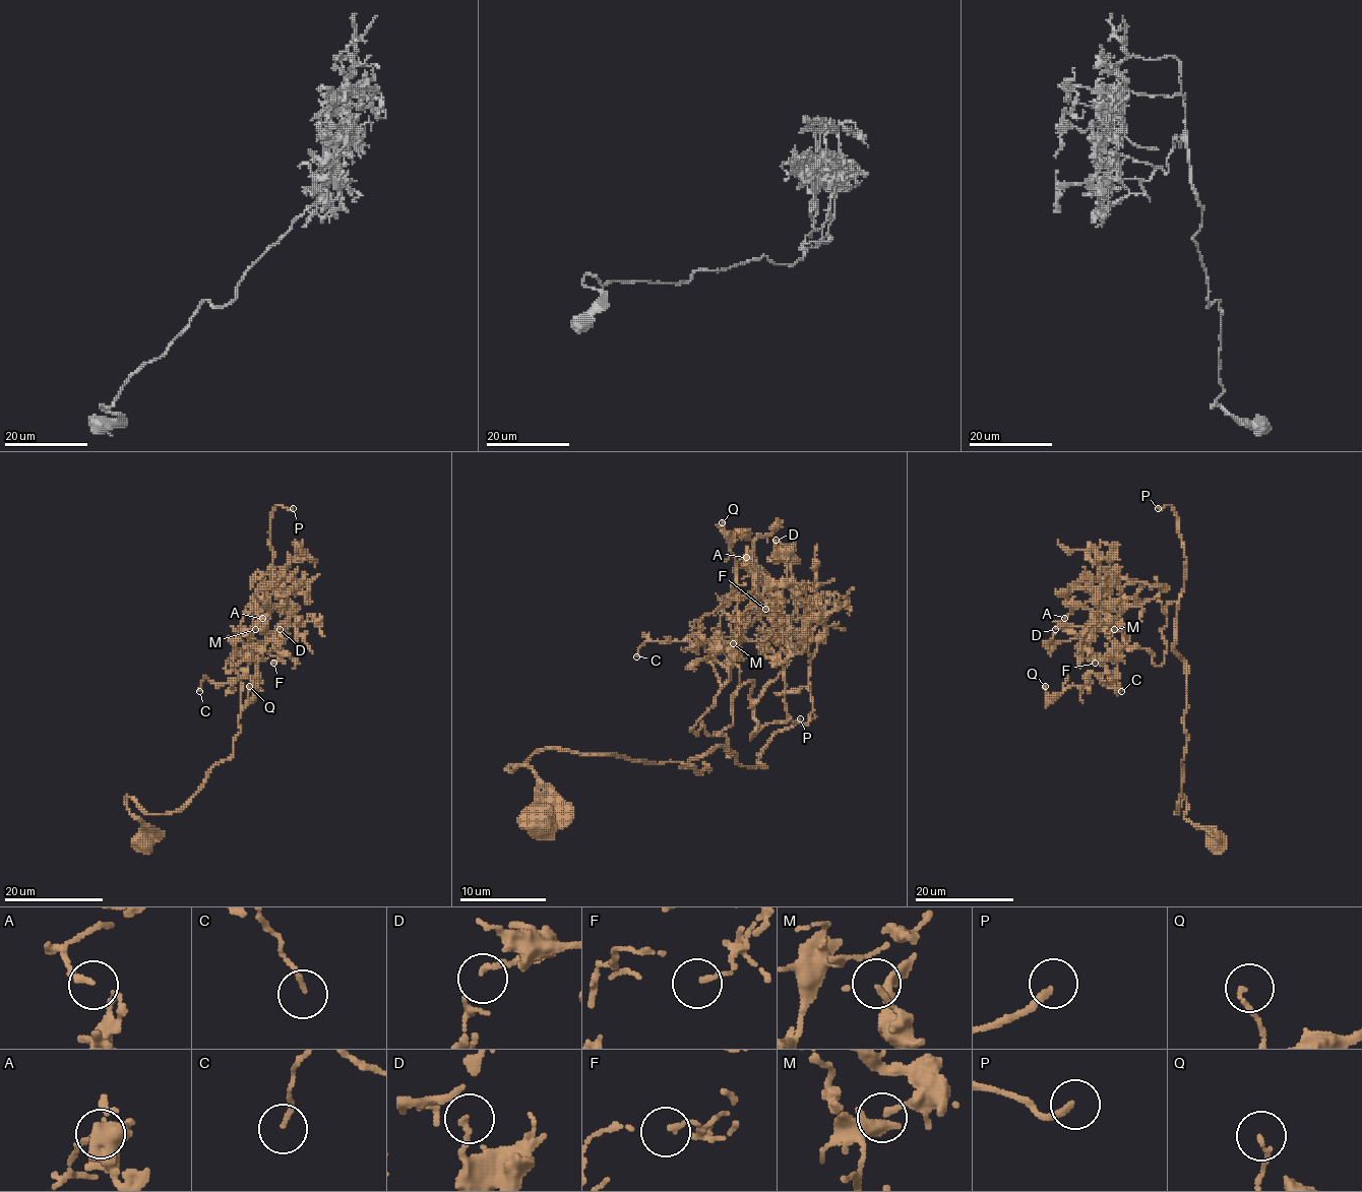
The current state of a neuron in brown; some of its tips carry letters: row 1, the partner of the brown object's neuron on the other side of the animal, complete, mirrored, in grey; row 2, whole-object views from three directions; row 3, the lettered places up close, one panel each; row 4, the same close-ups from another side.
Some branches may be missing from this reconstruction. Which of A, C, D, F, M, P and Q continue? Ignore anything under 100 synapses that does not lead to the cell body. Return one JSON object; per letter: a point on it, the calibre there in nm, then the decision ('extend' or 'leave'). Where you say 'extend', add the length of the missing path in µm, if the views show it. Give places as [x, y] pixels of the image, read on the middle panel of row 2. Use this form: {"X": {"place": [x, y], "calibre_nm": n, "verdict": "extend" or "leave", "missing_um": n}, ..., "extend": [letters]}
{"A": {"place": [746, 557], "calibre_nm": 110, "verdict": "leave"}, "C": {"place": [636, 656], "calibre_nm": 100, "verdict": "leave"}, "D": {"place": [776, 540], "calibre_nm": 110, "verdict": "leave"}, "F": {"place": [765, 609], "calibre_nm": 100, "verdict": "leave"}, "M": {"place": [733, 643], "calibre_nm": 160, "verdict": "leave"}, "P": {"place": [800, 718], "calibre_nm": 200, "verdict": "extend", "missing_um": 30}, "Q": {"place": [722, 522], "calibre_nm": 110, "verdict": "leave"}, "extend": ["P"]}

